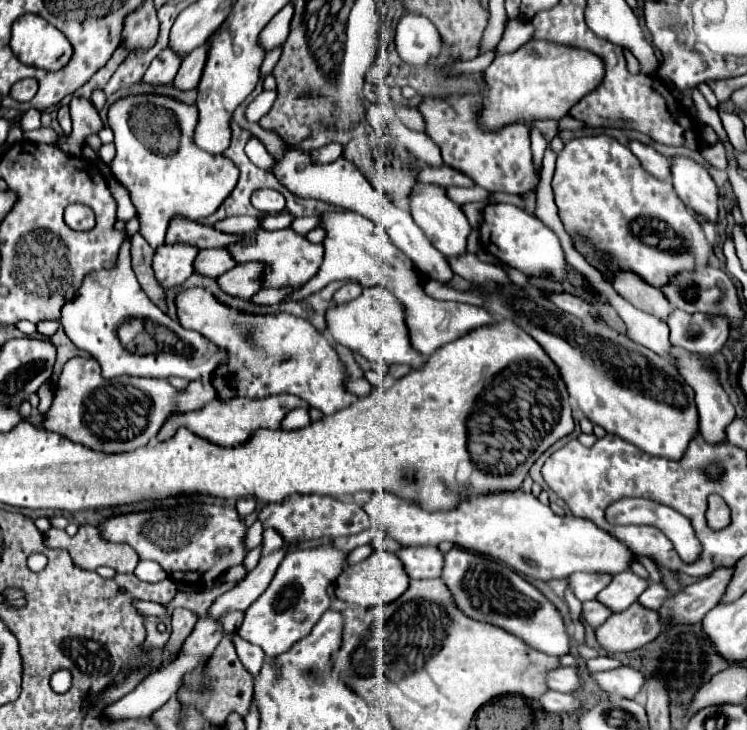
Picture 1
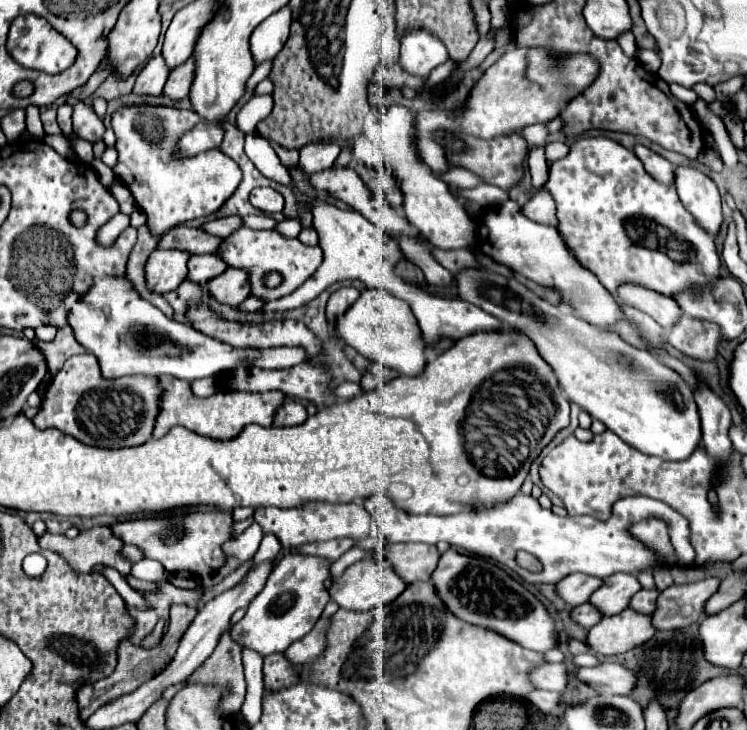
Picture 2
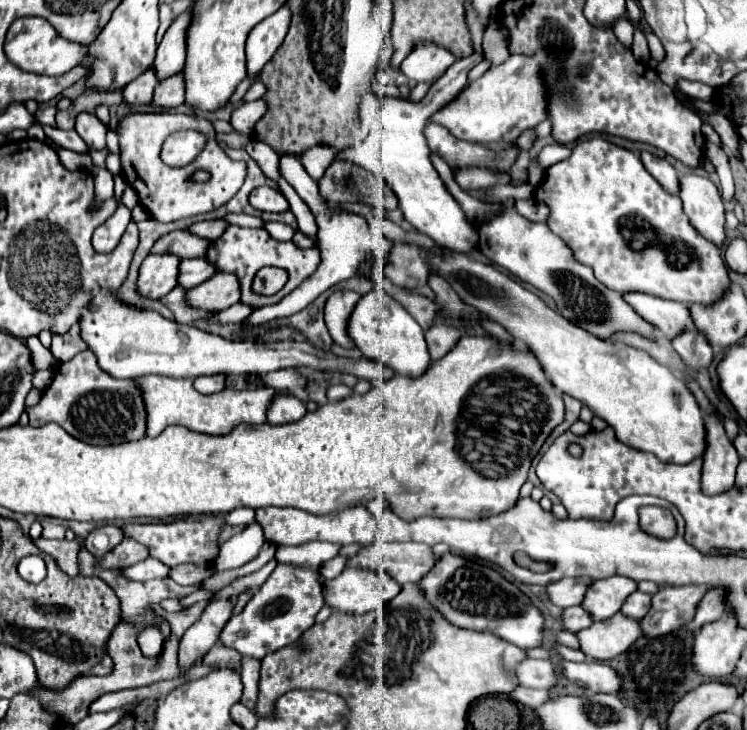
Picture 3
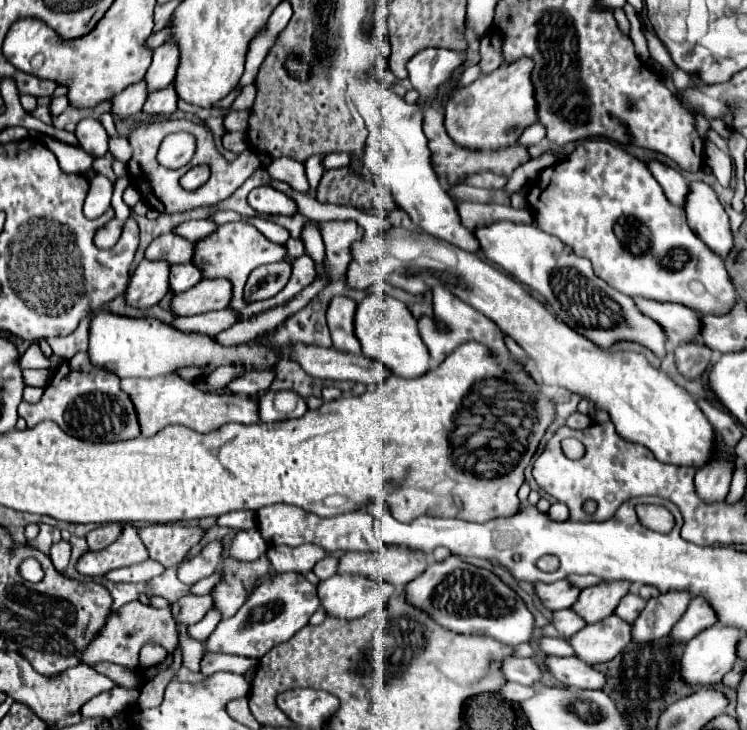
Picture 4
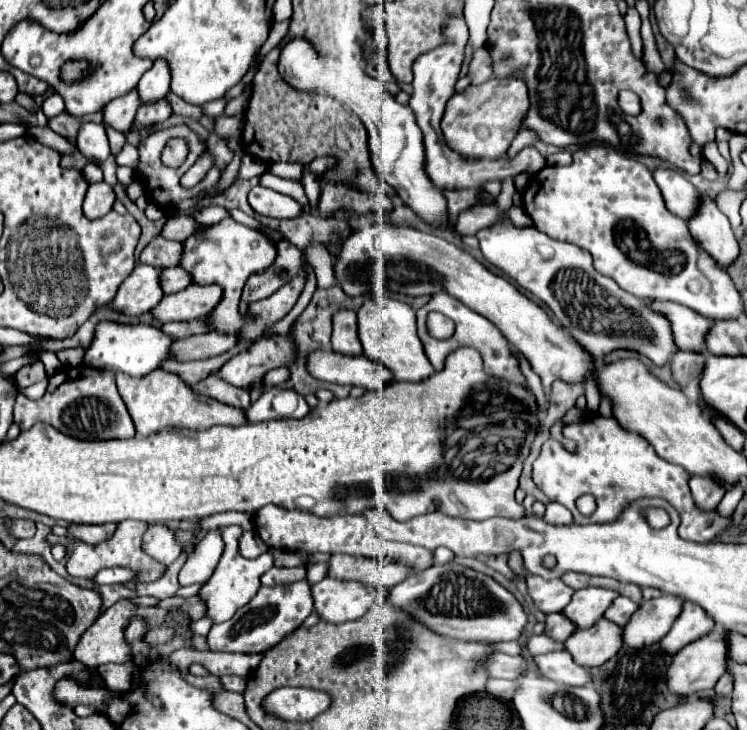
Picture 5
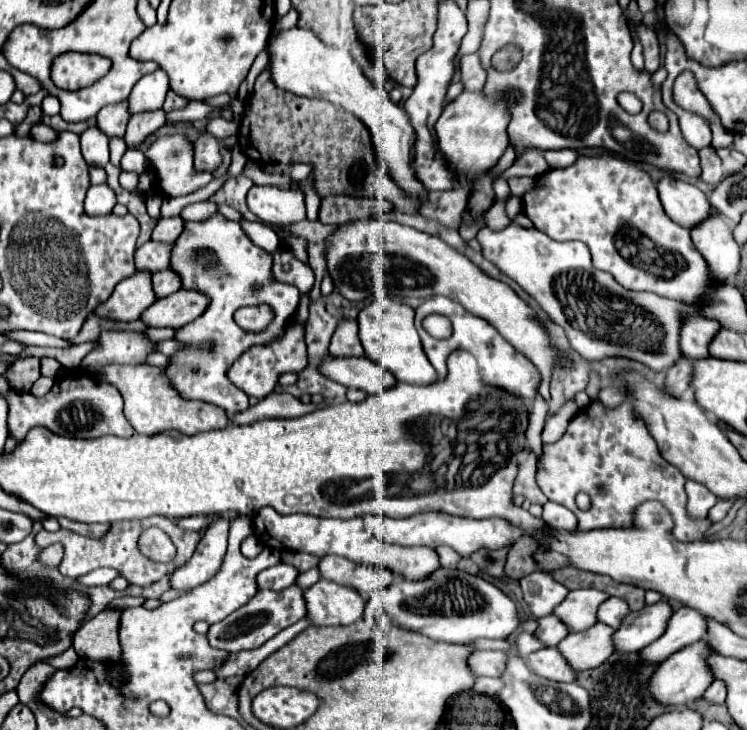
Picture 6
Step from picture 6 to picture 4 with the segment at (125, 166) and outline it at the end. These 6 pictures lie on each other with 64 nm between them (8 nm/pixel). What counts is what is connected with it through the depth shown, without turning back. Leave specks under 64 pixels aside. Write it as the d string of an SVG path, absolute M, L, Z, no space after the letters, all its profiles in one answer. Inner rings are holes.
M110 138L110 152L116 160L130 162L130 142L126 138Z

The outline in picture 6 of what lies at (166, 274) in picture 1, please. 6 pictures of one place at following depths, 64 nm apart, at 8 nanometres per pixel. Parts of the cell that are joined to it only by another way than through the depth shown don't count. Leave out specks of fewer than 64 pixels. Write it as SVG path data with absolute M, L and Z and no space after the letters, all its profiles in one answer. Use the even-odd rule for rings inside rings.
M136 272L134 276L116 284L112 296L102 302L94 314L98 318L110 318L116 322L138 320L140 314L156 300L152 292L150 272Z

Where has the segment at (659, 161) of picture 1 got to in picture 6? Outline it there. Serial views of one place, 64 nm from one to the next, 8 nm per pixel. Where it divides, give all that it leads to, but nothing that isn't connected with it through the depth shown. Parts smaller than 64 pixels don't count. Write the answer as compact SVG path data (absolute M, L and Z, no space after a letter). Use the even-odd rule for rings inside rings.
M666 176L658 184L658 192L666 214L682 228L690 230L694 228L694 224L702 224L702 220L706 220L710 212L716 212L710 206L706 194L694 184Z

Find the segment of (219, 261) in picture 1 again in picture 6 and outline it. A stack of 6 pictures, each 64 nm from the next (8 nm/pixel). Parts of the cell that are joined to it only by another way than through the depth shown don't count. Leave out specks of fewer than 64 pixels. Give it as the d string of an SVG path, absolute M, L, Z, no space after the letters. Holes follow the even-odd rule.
M172 270L154 272L154 274L152 274L152 288L154 288L154 294L156 294L158 298L170 296L170 294L174 294L174 292L180 290L180 278L178 278L178 274L174 274Z

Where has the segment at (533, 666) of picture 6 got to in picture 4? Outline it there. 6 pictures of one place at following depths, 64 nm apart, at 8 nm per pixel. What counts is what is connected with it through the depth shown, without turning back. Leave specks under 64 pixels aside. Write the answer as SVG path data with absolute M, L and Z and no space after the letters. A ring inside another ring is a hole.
M546 656L544 668L564 686L574 686L578 690L598 690L604 686L604 674L584 664L576 656Z

